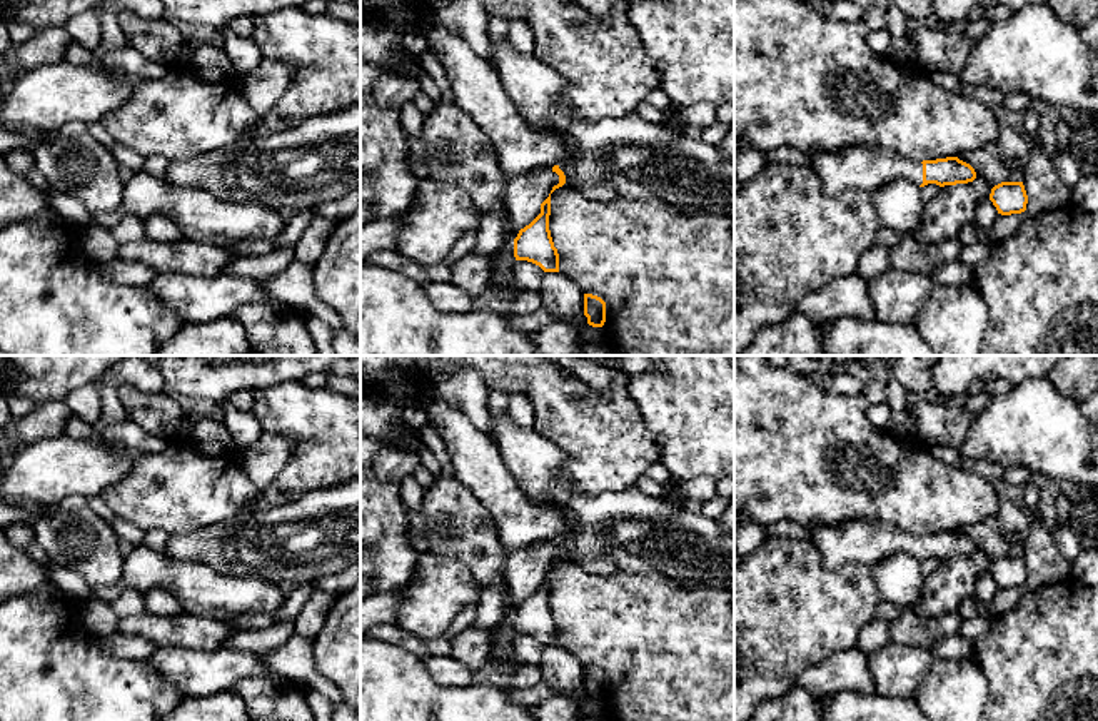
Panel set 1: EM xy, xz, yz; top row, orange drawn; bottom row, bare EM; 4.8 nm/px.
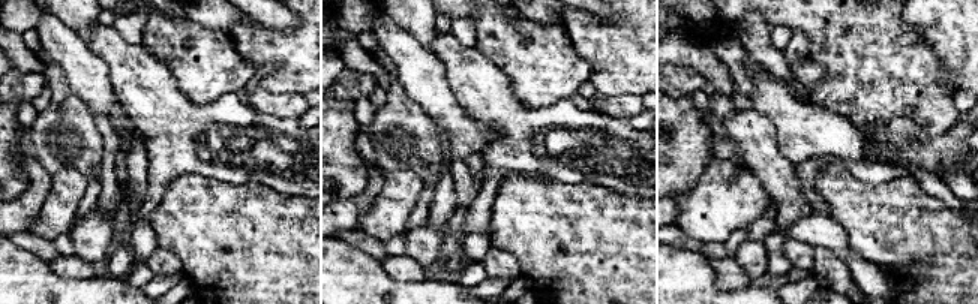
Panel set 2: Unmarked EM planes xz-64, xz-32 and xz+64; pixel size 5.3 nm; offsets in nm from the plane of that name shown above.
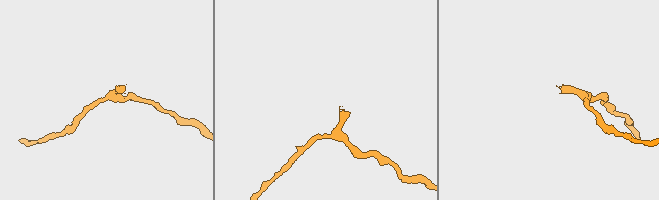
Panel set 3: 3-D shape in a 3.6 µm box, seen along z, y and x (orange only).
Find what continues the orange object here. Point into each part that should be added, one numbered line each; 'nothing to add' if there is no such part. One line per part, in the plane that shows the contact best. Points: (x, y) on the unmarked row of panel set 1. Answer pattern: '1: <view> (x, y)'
1: yz (865, 541)

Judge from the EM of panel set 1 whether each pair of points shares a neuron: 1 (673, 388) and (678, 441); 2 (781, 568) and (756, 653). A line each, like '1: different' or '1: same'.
1: same
2: same

